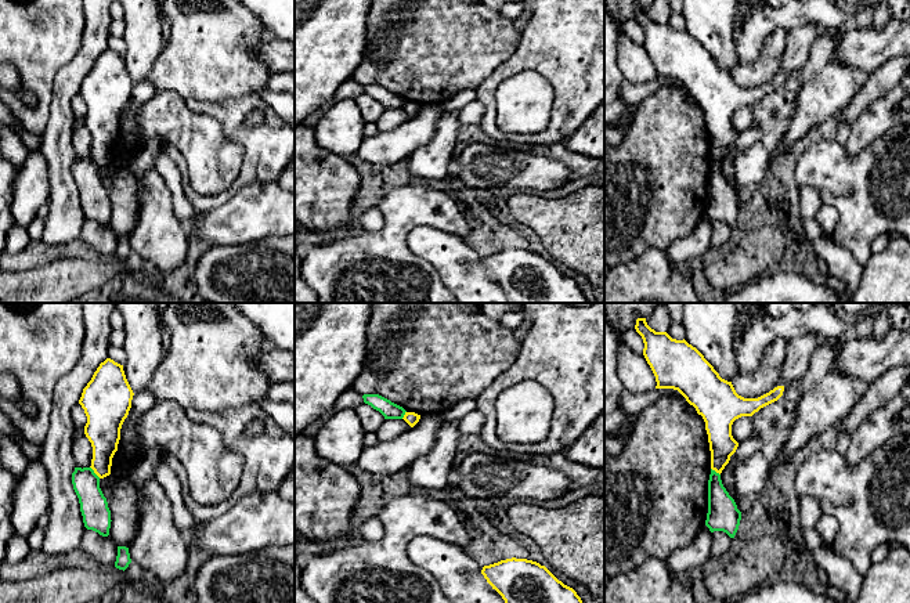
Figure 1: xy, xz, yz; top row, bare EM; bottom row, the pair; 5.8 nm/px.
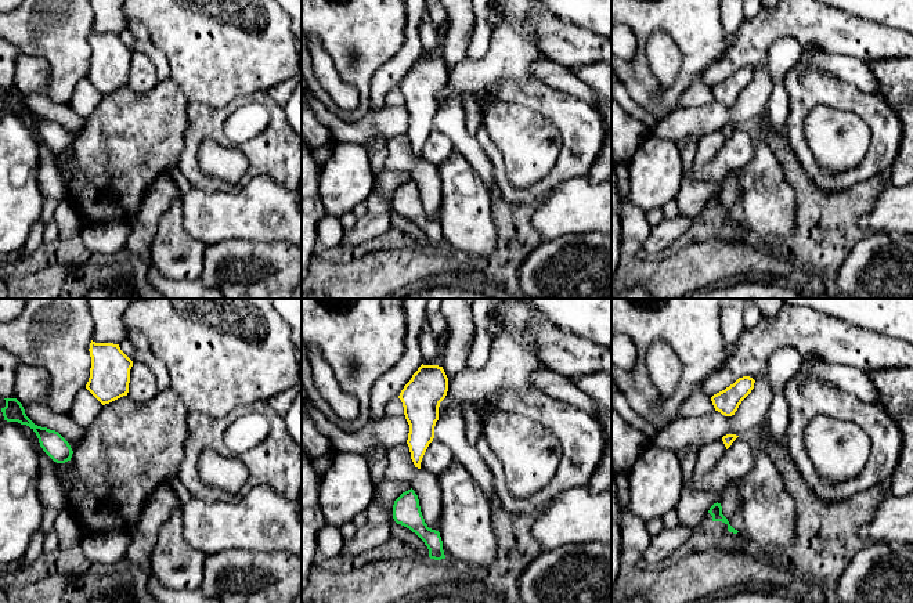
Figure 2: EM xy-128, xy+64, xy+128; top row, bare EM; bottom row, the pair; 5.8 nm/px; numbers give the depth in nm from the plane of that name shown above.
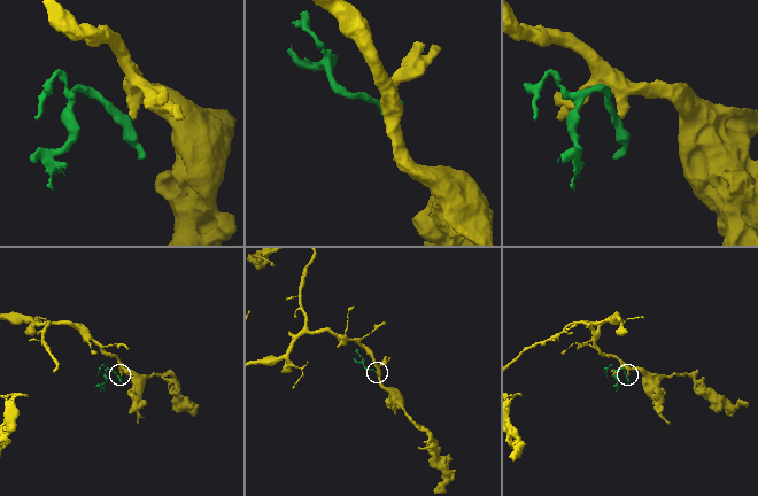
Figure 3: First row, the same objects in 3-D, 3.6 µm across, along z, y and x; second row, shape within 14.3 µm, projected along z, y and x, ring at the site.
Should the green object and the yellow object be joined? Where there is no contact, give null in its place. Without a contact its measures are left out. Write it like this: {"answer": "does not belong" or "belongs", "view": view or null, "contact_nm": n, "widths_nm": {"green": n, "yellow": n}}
{"answer": "does not belong", "view": "xy", "contact_nm": 90, "widths_nm": {"green": 160, "yellow": 200}}

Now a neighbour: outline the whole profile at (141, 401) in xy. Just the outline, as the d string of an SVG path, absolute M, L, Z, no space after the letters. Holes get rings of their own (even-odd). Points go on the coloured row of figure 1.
M142 390L133 396L131 408L120 429L120 438L127 441L134 438L136 418L141 414L145 414L156 401L156 397L148 390Z

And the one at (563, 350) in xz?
M521 303L521 306L523 313L531 315L531 325L513 365L498 375L476 400L476 409L483 415L479 436L496 452L532 455L564 452L604 412L604 303L582 307L571 303ZM520 382L539 383L555 401L549 434L537 444L508 444L496 436L495 402L505 390Z

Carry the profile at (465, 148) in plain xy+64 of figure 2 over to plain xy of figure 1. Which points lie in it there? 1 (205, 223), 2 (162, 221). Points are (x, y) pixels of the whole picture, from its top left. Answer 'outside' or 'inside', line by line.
1: inside
2: outside

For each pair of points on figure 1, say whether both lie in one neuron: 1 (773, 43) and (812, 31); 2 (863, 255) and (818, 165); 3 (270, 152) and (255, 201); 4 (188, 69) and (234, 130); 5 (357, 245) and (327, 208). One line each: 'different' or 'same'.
1: different
2: same
3: different
4: different
5: different

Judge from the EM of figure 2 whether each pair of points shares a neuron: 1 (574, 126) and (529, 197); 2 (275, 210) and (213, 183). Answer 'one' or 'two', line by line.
1: one
2: two

